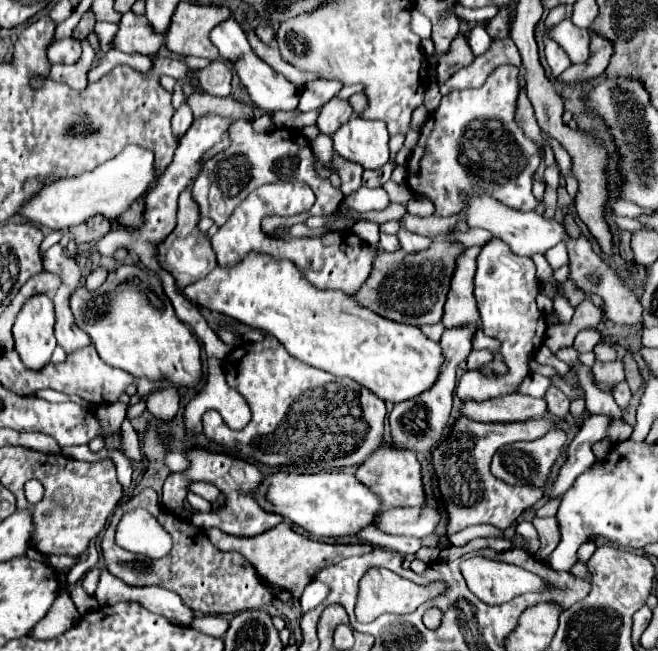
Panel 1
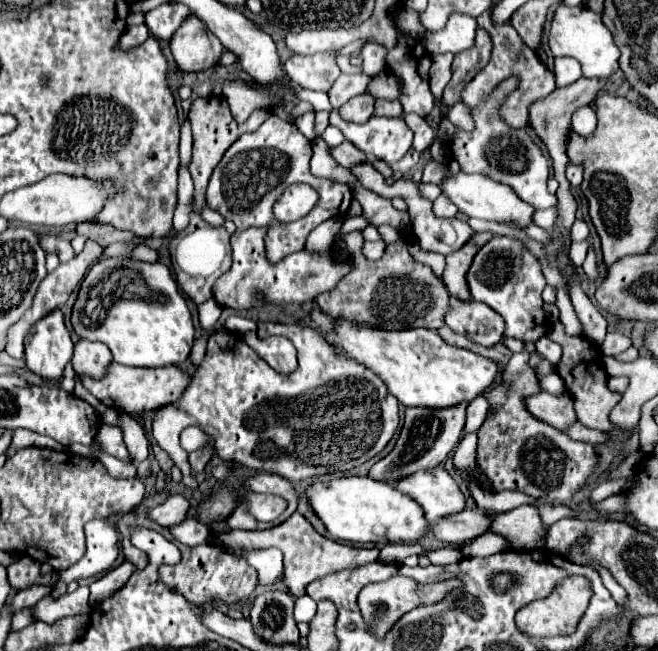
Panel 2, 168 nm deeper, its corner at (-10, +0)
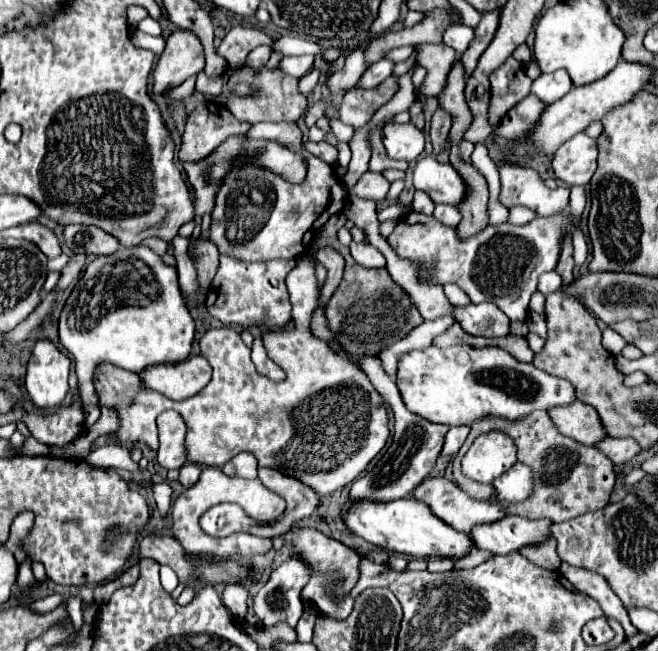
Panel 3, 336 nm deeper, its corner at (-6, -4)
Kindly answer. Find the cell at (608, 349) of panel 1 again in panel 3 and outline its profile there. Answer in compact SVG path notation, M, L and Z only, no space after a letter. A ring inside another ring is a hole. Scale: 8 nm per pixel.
M606 328L606 330L604 330L604 336L602 336L602 346L604 346L610 354L618 356L618 354L622 352L622 348L626 346L626 340L624 340L618 332L614 332L612 328Z

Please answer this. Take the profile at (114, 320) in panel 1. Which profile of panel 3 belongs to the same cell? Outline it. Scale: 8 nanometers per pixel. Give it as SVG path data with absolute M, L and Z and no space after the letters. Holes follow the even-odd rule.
M148 246L120 248L110 256L96 256L82 278L72 288L58 326L60 344L74 358L74 368L79 382L83 404L98 405L99 398L92 383L96 366L108 362L130 372L142 372L154 364L174 364L190 356L194 340L194 320L186 308L182 292L178 288L176 268L164 264L162 256Z

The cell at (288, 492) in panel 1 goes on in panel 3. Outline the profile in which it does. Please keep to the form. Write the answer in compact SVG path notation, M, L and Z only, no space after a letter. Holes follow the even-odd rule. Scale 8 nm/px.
M400 498L394 502L356 502L352 508L342 510L344 522L350 526L350 530L364 538L366 542L386 548L390 552L406 554L406 556L416 556L416 558L450 558L458 560L466 556L472 548L474 542L470 540L468 534L458 532L450 528L446 522L438 520L434 512L422 504L416 498Z

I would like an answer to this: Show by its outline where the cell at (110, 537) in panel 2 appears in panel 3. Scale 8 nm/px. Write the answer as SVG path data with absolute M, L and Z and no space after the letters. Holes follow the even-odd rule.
M184 464L180 468L180 484L186 486L186 488L192 486L198 480L198 476L200 476L200 466L198 464Z

